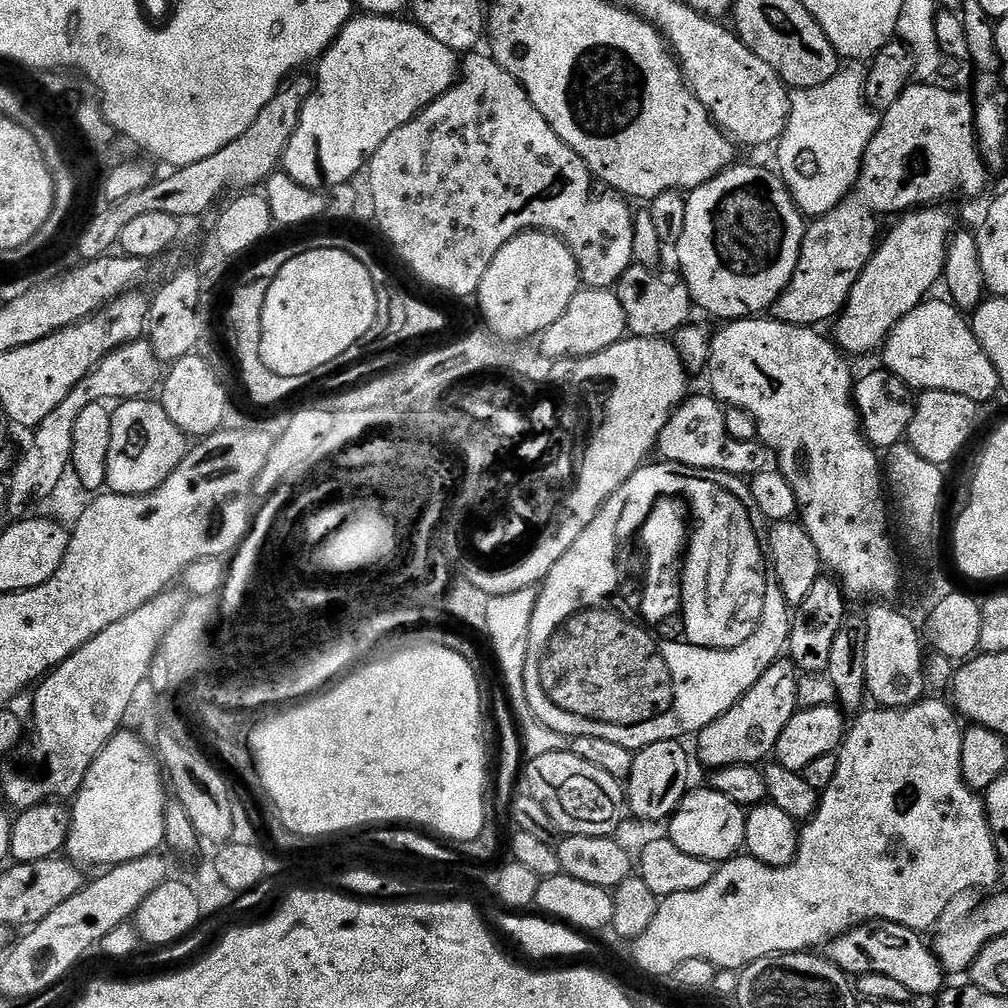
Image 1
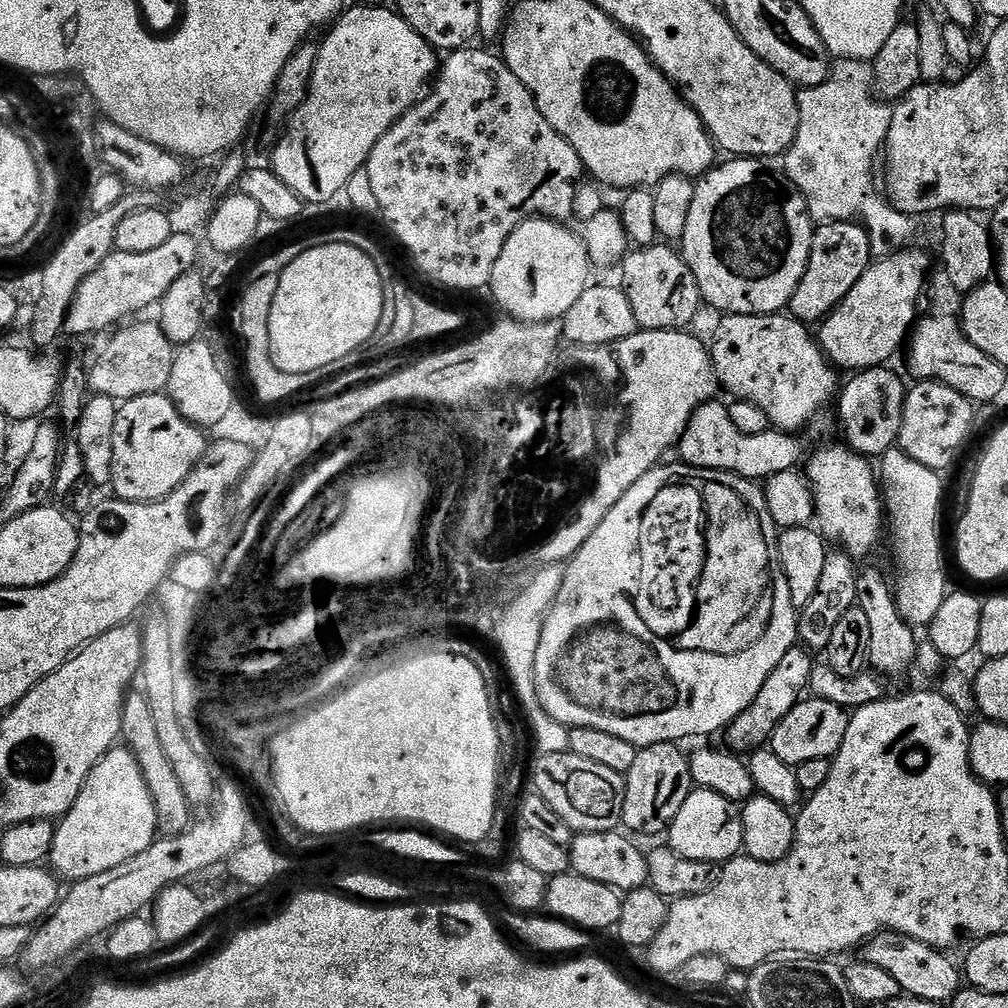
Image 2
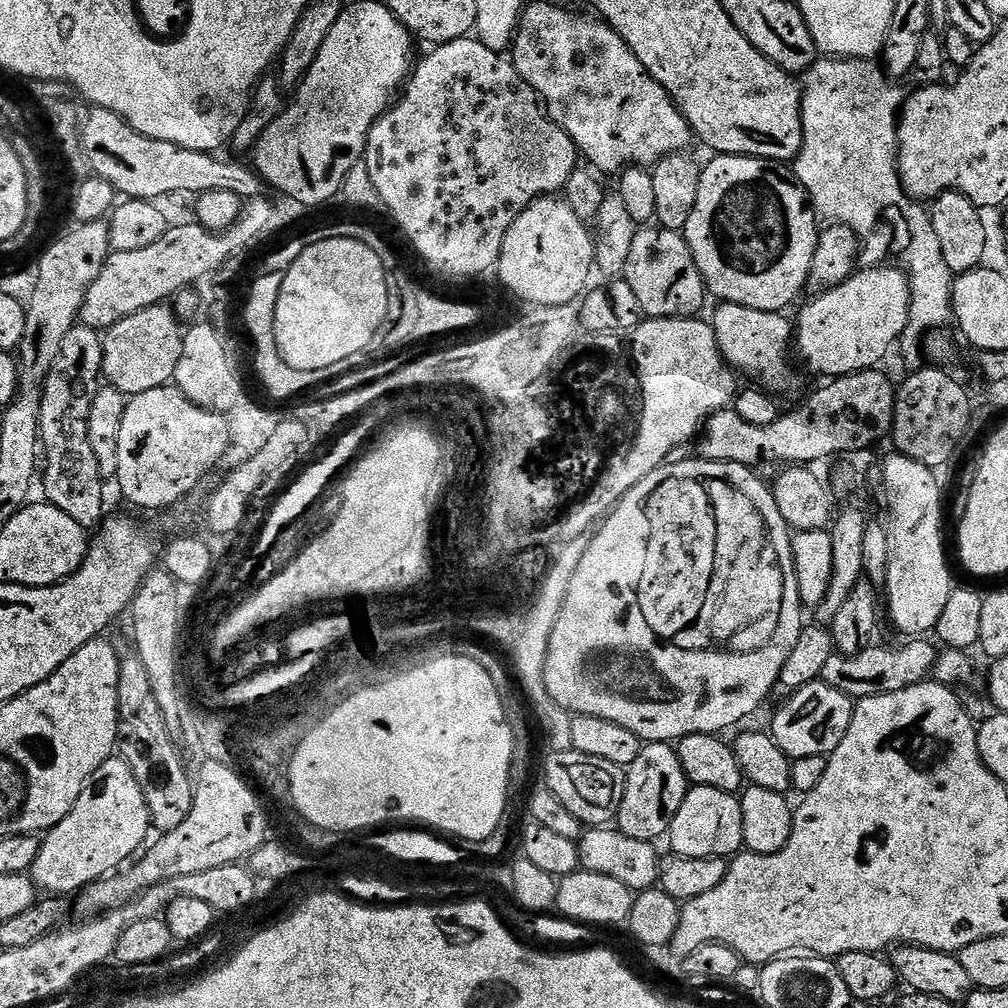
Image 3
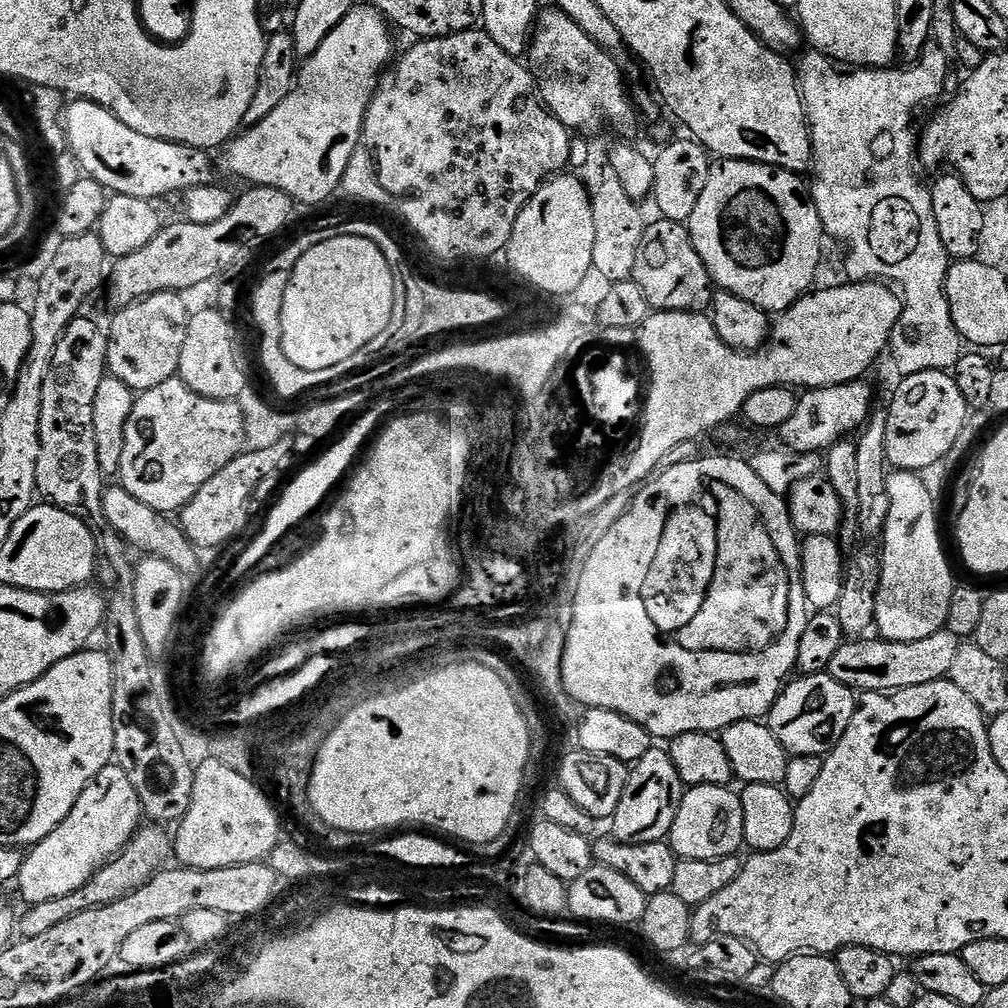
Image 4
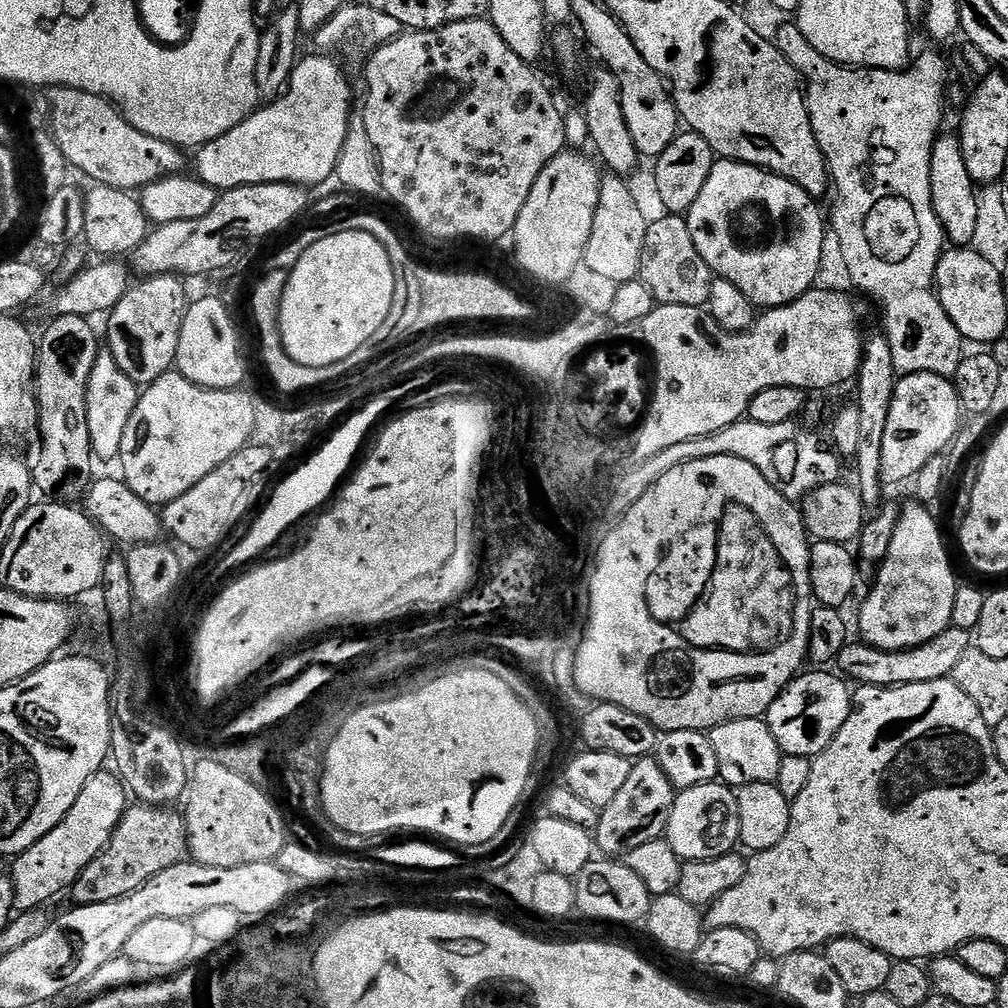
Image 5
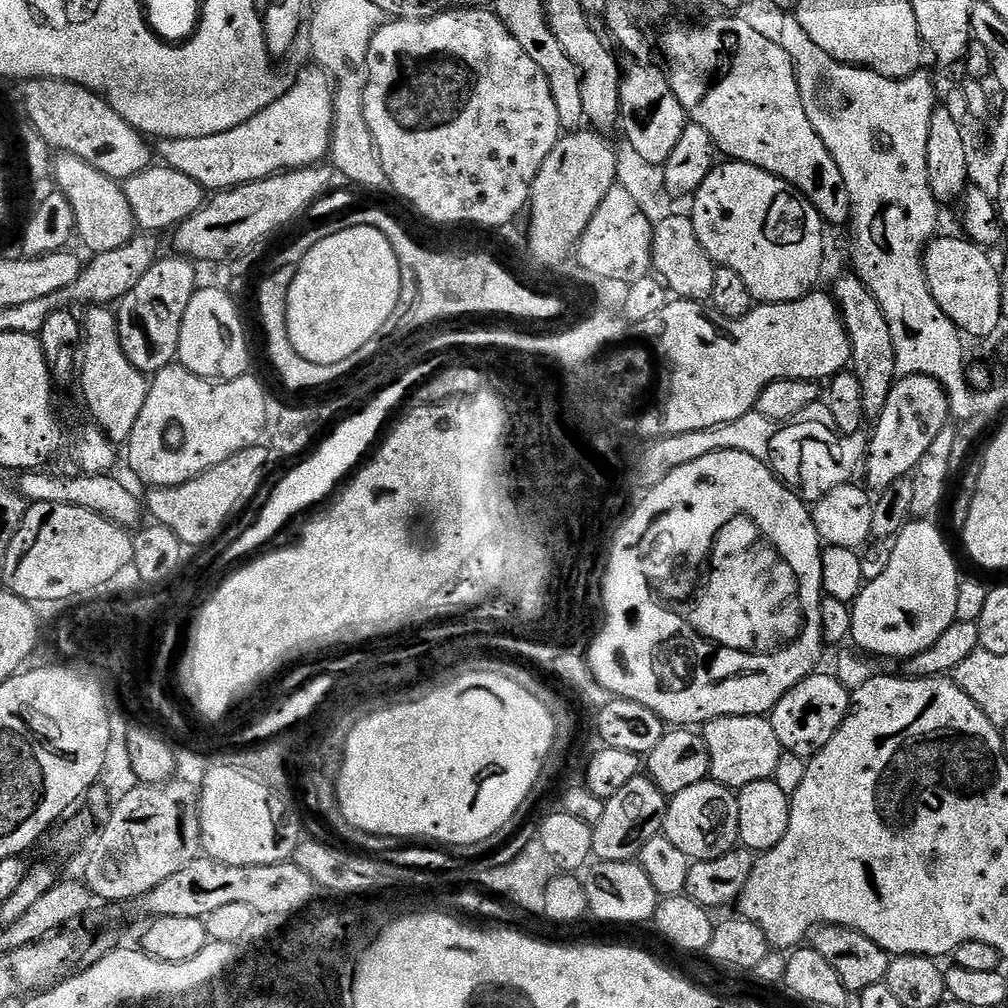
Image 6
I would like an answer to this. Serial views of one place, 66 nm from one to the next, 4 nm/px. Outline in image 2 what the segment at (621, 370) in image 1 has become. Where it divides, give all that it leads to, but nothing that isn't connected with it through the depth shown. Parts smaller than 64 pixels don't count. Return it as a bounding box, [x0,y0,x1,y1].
[545,330,718,564]

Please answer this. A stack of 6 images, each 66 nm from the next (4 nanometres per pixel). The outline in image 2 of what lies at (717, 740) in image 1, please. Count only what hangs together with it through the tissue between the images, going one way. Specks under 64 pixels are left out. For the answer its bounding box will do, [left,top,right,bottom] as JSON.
[726,646,814,754]

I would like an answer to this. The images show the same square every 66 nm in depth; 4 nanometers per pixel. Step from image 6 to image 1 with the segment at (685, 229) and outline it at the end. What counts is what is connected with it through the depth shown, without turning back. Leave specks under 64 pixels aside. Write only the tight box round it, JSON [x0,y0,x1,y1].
[614,263,694,338]

